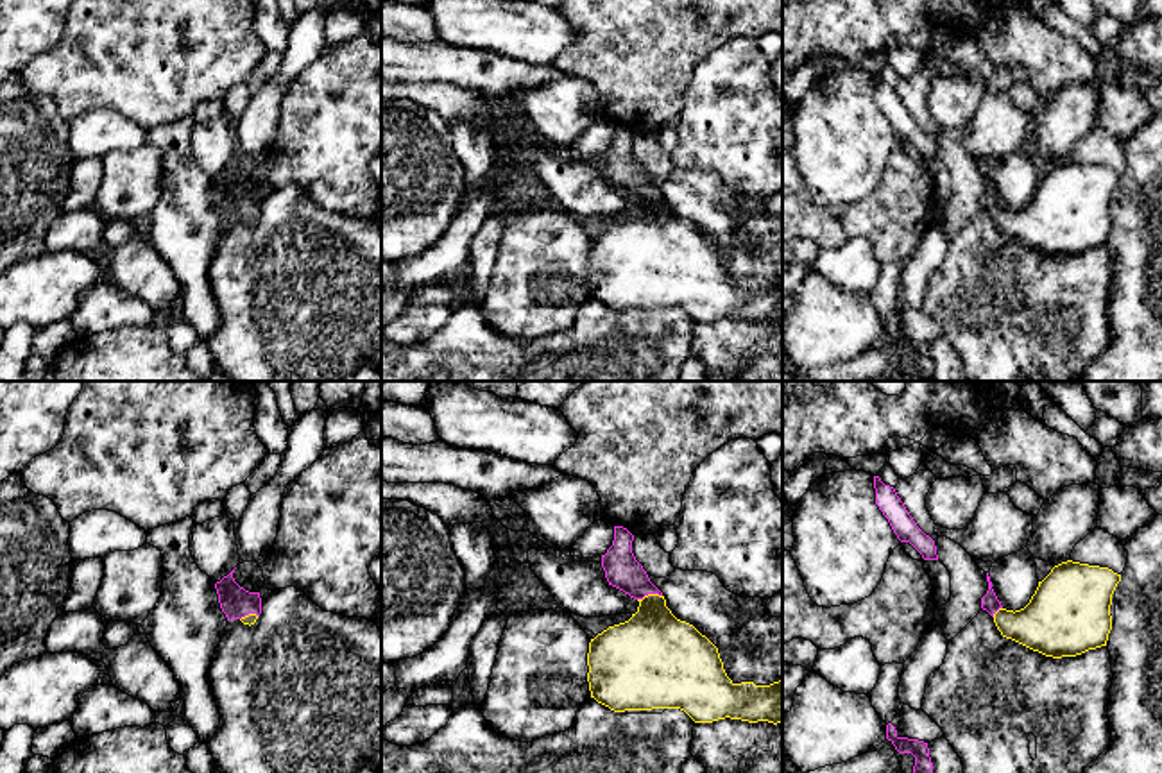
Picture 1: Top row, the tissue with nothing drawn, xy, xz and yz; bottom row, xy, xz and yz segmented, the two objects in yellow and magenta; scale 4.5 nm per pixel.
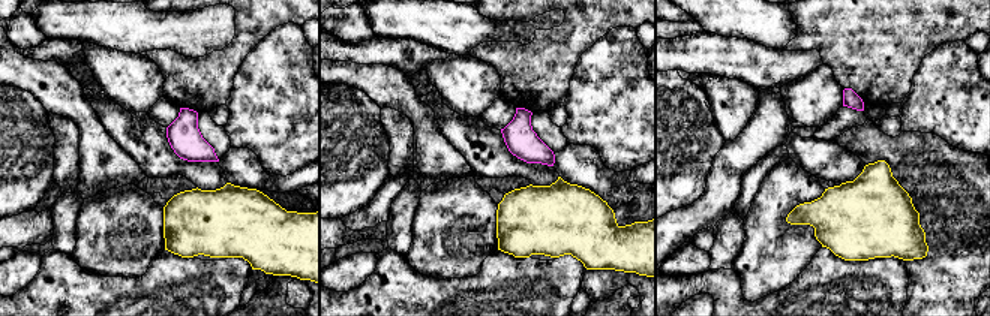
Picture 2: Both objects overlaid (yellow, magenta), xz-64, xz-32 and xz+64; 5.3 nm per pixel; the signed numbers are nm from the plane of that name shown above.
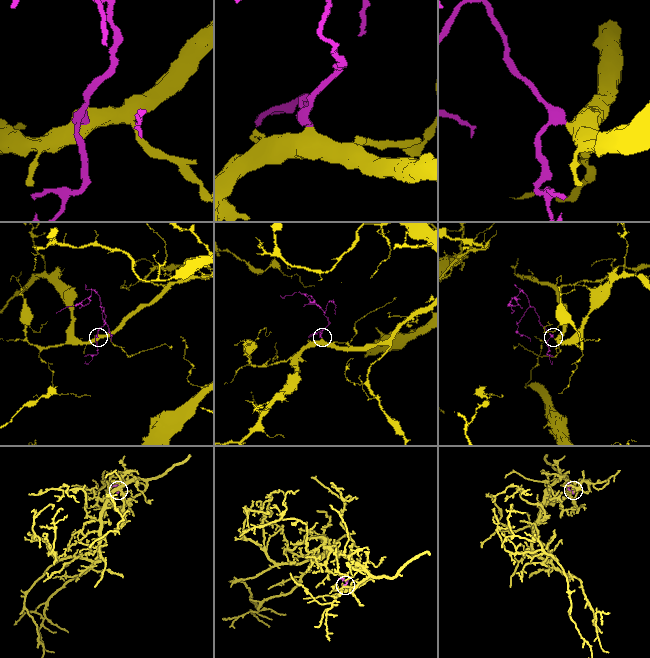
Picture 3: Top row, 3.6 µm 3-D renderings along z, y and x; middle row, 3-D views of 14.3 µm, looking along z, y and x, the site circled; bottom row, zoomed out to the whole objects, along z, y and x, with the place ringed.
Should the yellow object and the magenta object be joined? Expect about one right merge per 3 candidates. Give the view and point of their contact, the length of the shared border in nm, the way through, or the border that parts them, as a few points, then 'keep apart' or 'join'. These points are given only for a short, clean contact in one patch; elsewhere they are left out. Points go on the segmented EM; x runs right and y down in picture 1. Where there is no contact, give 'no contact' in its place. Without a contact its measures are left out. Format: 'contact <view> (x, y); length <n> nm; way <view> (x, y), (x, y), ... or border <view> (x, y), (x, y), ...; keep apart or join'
contact xz (649, 594); length 110 nm; way xz (654, 650), (649, 594), (622, 569); join

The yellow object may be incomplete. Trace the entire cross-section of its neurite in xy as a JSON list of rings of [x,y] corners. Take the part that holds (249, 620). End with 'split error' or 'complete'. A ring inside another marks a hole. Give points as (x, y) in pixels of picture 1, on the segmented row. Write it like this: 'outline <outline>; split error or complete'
outline [[[235,569],[215,583],[218,603],[227,621],[240,619],[244,624],[254,624],[261,614],[260,592],[249,592],[233,578]]]; split error

